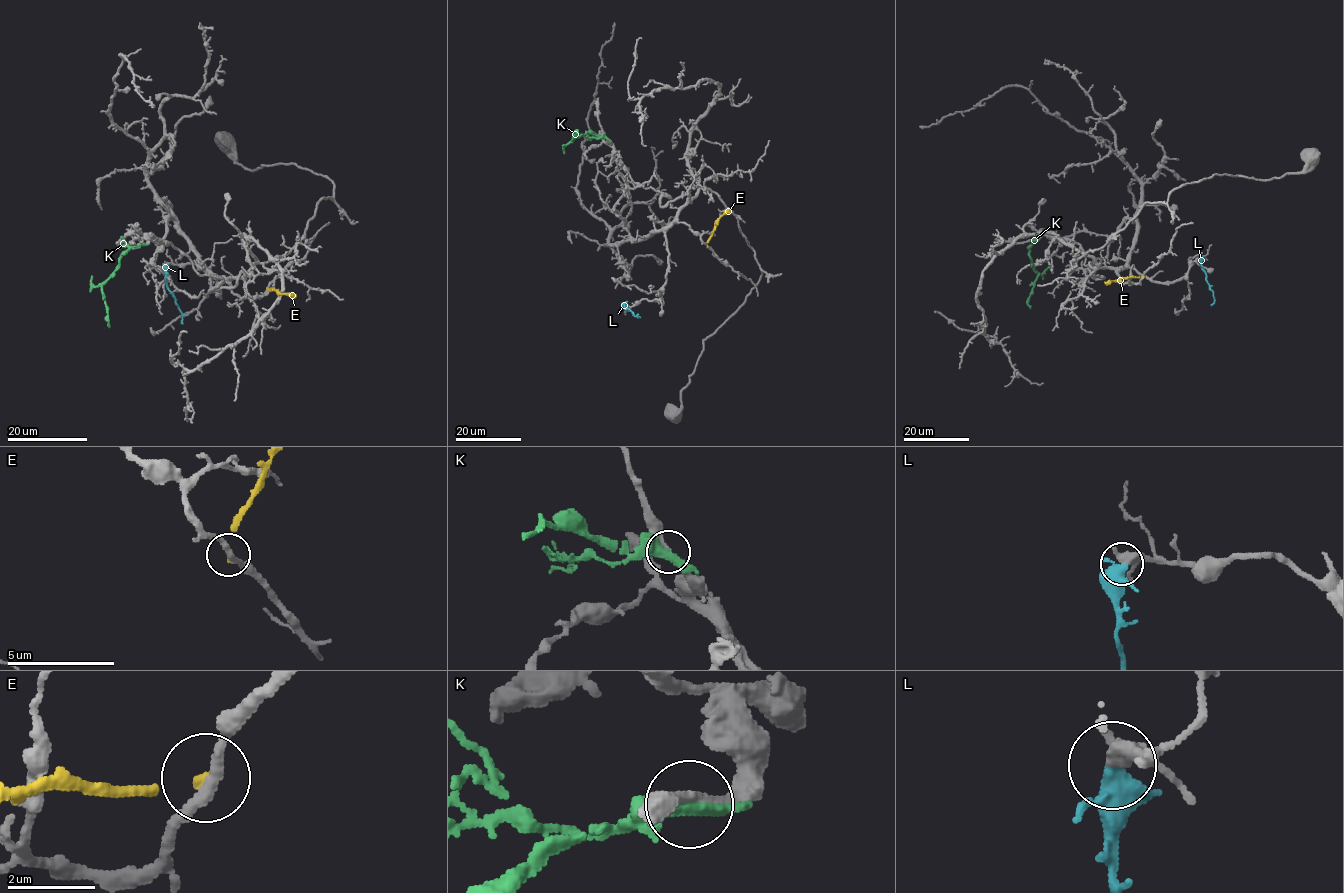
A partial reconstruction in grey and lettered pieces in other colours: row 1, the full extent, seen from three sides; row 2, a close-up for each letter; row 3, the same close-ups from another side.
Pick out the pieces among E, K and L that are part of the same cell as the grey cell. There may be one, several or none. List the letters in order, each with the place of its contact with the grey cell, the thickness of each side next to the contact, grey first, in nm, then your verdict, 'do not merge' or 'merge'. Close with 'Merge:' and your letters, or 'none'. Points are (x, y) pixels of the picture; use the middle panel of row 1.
E: meets grey at (707, 246); 240 nm thick on the grey side, 170 nm on the other; do not merge
K: meets grey at (605, 137); 260 nm thick on the grey side, 400 nm on the other; do not merge
L: meets grey at (624, 304); 360 nm thick on the grey side, 340 nm on the other; merge
Merge: L

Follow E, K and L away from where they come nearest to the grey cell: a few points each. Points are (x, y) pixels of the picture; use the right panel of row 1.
E: (1143, 276), (1105, 283)
K: (1034, 240), (1029, 252), (1037, 274), (1027, 304), (1031, 308)
L: (1201, 257), (1202, 269), (1215, 300), (1211, 305)

